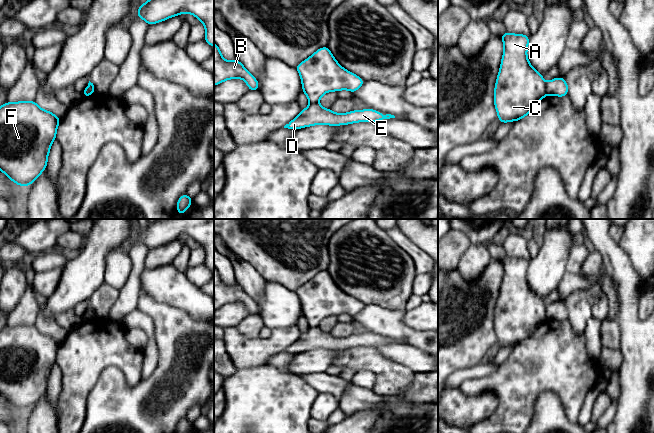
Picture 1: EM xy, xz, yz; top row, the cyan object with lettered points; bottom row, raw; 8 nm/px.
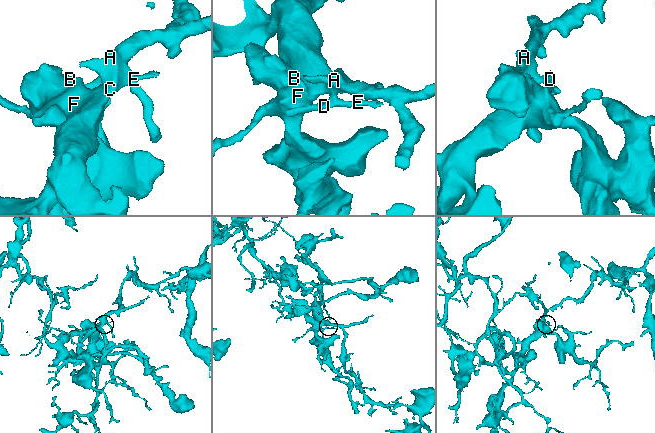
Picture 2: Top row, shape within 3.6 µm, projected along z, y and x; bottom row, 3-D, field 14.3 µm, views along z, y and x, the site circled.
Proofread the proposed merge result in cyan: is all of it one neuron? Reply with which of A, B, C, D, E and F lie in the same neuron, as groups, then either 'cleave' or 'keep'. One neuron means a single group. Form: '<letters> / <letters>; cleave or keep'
A B C F / D E; cleave

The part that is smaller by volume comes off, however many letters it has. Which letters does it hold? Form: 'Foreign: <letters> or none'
Foreign: D, E

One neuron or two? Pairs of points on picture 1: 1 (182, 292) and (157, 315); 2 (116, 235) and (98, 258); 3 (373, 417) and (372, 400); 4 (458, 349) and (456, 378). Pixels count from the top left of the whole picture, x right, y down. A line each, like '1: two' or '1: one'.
1: two
2: one
3: two
4: two

